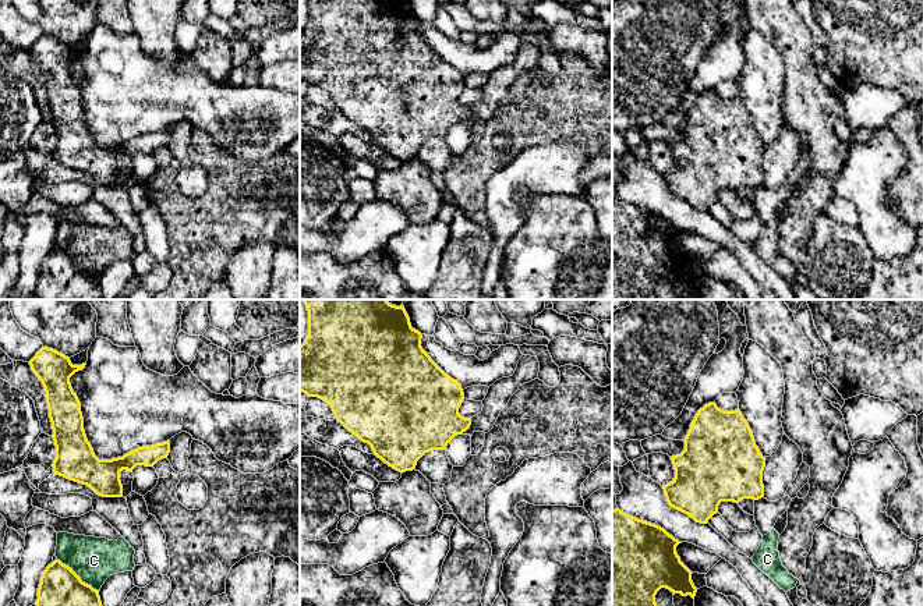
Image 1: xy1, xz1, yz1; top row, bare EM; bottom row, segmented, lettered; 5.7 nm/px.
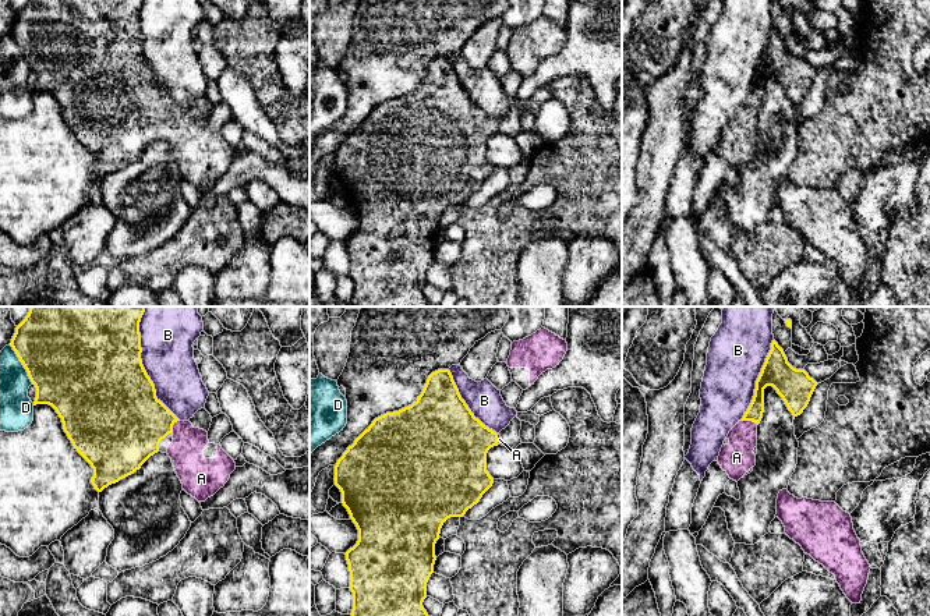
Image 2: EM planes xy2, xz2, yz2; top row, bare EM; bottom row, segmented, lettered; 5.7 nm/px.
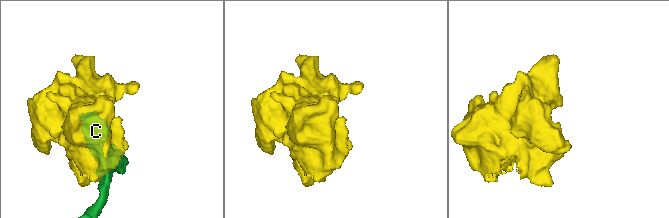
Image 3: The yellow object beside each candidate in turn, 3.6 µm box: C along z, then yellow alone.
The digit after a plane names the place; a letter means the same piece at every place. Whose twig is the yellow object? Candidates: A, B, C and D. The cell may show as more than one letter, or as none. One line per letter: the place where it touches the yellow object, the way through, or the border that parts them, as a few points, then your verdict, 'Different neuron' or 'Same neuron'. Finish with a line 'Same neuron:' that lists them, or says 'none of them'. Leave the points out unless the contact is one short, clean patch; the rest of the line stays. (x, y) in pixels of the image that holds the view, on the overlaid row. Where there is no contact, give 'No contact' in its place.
A: Touches yellow at yz2 (749, 420). Path across: yz2 (755, 413), (749, 420), (736, 457). Same neuron
B: Touches yellow at xy2 (141, 364). Different neuron
C: Touches yellow at xy1 (78, 577). Different neuron
D: Touches yellow at xy2 (23, 364). Different neuron
Same neuron: A

